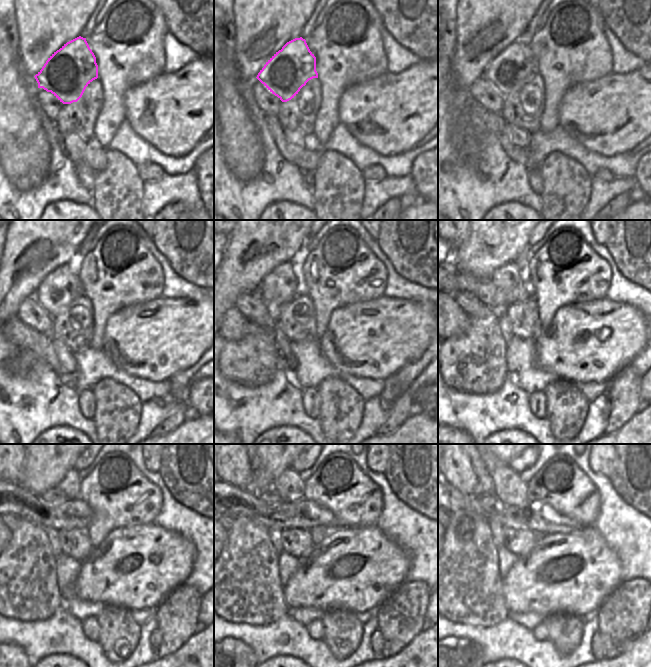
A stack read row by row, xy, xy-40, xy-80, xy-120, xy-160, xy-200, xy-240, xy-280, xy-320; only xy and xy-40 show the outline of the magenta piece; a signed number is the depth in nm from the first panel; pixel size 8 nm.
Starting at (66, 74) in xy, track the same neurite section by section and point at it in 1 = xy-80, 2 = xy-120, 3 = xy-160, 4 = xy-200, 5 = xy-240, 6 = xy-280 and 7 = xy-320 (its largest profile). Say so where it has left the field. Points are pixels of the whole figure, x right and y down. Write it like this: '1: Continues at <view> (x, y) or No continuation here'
1: Continues at xy-80 (508, 72)
2: Continues at xy-120 (61, 286)
3: Continues at xy-160 (281, 286)
4: Continues at xy-200 (507, 276)
5: Continues at xy-240 (53, 497)
6: Continues at xy-280 (271, 497)
7: Continues at xy-320 (489, 502)

